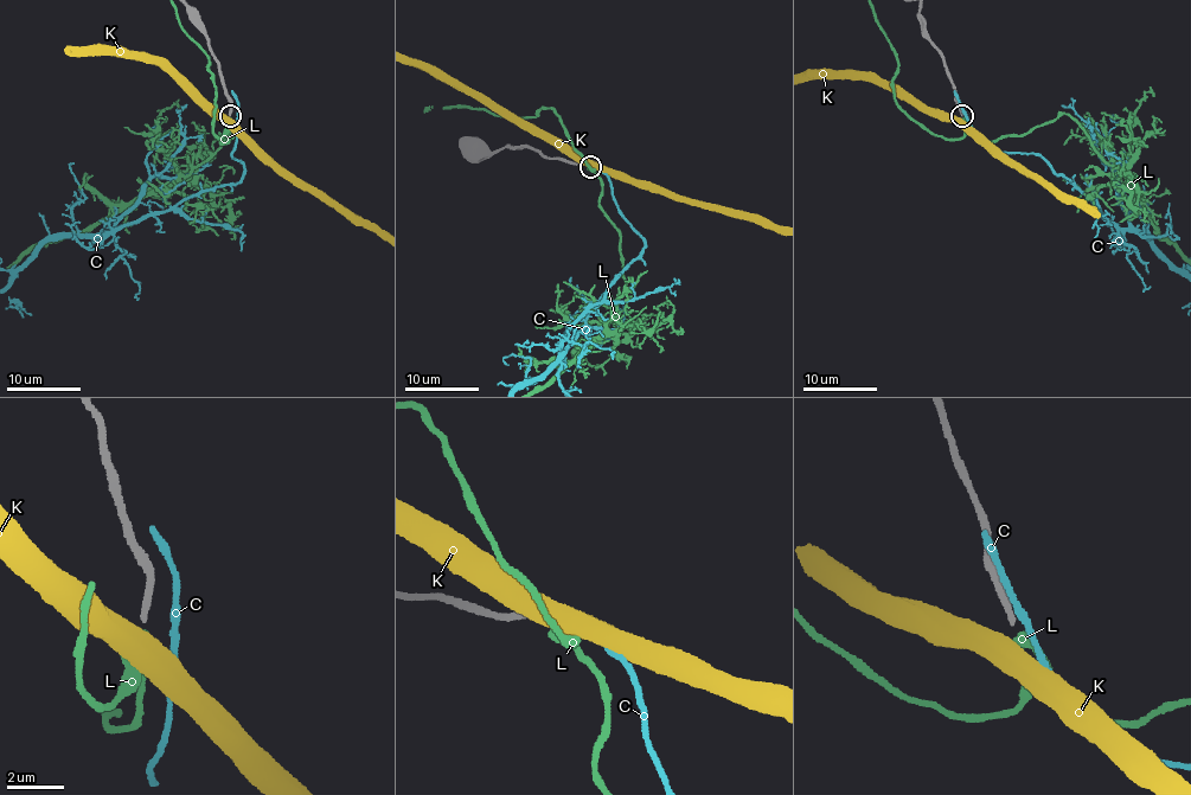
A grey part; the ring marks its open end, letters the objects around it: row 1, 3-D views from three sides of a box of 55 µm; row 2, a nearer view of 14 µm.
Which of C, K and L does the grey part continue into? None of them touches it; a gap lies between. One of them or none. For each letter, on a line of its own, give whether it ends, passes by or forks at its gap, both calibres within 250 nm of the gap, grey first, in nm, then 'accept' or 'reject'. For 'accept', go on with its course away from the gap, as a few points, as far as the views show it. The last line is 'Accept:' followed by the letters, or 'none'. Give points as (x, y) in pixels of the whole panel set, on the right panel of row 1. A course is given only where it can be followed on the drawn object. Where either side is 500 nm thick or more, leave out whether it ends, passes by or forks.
C: it passes by | 200/240 nm | reject
K: 200/750 nm | reject
L: it passes by | 200/300 nm | reject
Accept: none

